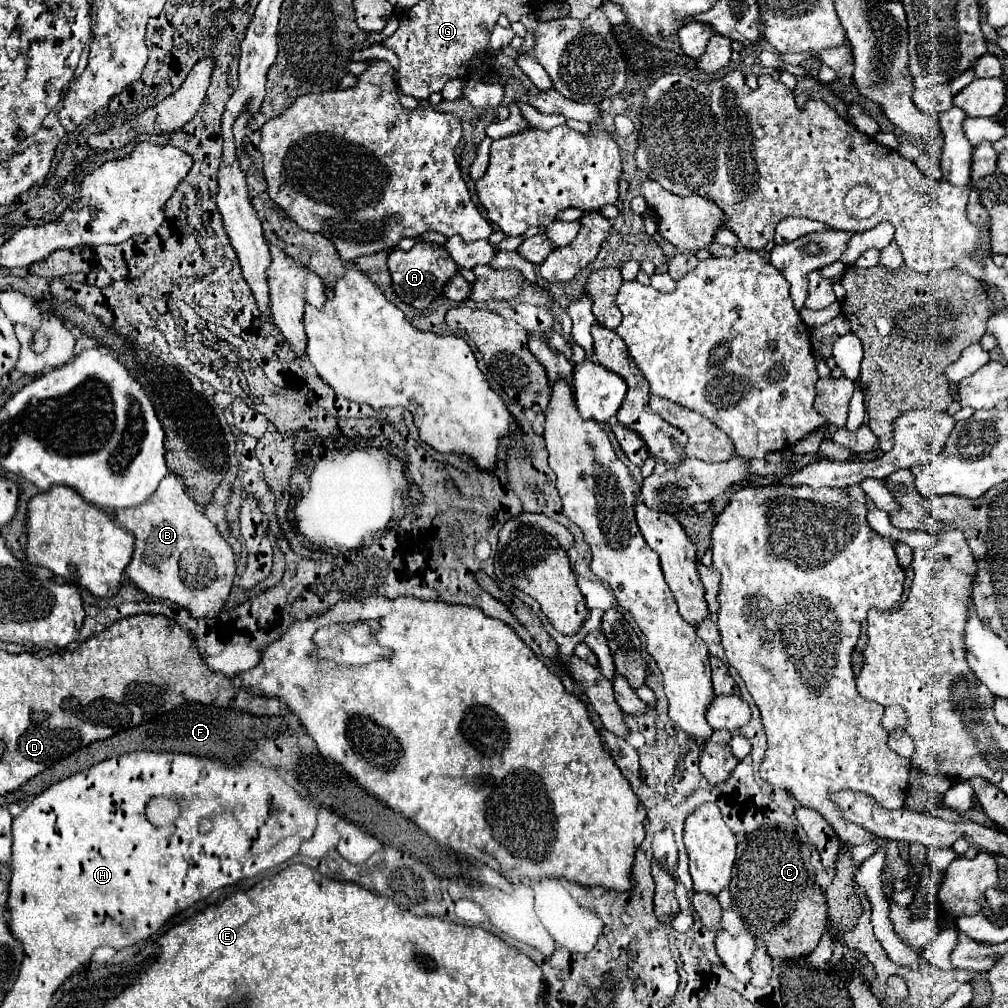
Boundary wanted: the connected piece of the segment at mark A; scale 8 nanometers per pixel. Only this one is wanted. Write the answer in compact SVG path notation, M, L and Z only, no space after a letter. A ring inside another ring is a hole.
M426 241L416 243L410 251L394 247L388 257L388 269L398 297L416 309L426 309L428 301L434 301L442 293L444 285L458 273L458 265L452 261L450 253L442 245Z

